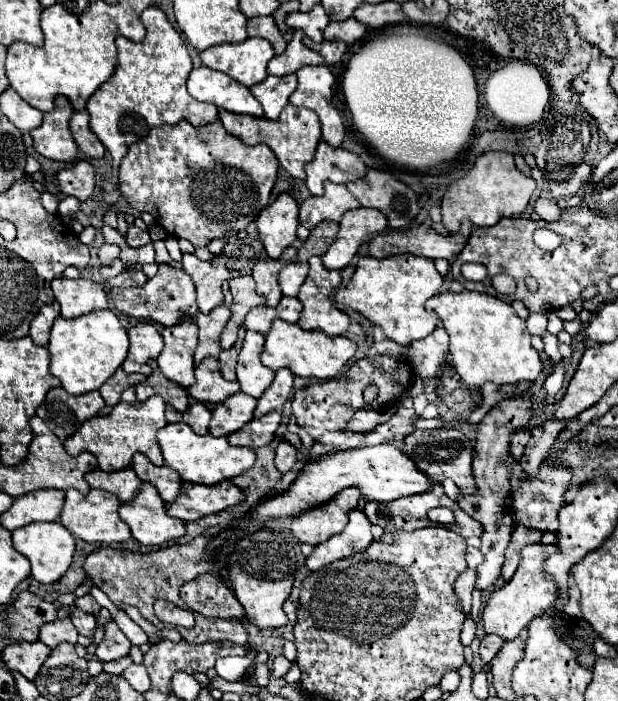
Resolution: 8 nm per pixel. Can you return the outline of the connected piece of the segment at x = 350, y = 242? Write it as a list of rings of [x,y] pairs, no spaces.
[[[357,208],[345,212],[339,222],[339,234],[335,242],[321,258],[323,266],[327,270],[343,270],[355,256],[361,242],[369,234],[379,234],[383,230],[387,230],[387,218],[383,218],[379,210]]]

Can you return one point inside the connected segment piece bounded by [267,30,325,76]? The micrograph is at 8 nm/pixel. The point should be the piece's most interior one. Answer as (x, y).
(297, 54)

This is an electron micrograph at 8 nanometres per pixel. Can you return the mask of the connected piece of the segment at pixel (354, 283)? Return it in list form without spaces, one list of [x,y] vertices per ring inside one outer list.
[[[397,254],[383,260],[363,256],[359,258],[349,284],[337,290],[335,302],[357,310],[367,320],[381,326],[387,338],[395,340],[397,344],[409,346],[409,342],[421,340],[437,328],[439,318],[435,312],[425,310],[425,302],[441,290],[441,284],[443,278],[435,270],[433,260],[427,256]]]

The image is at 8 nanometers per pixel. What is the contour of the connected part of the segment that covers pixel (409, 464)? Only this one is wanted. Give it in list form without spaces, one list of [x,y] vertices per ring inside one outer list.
[[[391,444],[357,448],[357,450],[347,450],[347,452],[333,452],[333,454],[317,458],[315,462],[305,464],[305,468],[299,472],[297,480],[291,484],[291,488],[287,492],[283,492],[275,498],[263,500],[259,506],[255,506],[251,510],[251,514],[247,514],[251,520],[247,534],[253,534],[253,530],[265,528],[267,520],[271,520],[271,518],[297,516],[309,508],[315,508],[323,502],[331,500],[339,490],[345,490],[351,486],[359,488],[367,500],[391,502],[401,496],[413,496],[413,494],[423,494],[423,492],[431,490],[433,480],[427,478],[405,452],[401,452],[399,448],[395,448]]]

